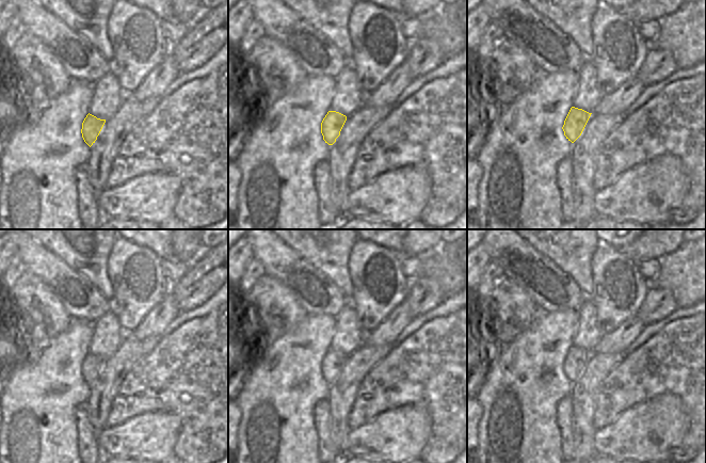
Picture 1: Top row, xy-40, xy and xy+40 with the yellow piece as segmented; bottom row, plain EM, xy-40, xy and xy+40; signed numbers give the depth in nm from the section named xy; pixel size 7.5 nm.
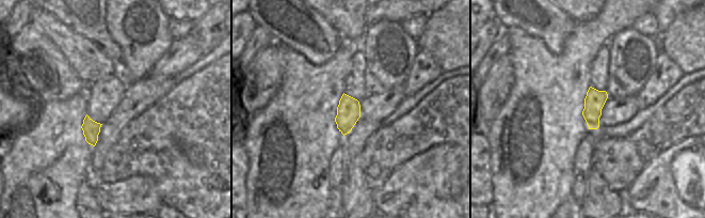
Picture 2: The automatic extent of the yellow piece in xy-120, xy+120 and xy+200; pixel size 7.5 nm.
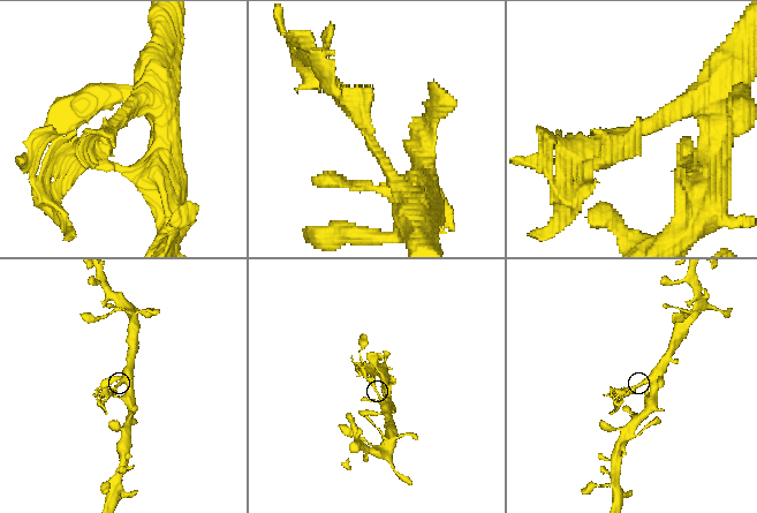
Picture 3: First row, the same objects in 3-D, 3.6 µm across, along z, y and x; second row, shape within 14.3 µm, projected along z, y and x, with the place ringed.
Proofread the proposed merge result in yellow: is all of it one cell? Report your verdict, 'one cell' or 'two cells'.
two cells

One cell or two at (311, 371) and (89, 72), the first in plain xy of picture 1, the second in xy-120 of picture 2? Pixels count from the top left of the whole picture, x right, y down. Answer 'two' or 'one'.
two

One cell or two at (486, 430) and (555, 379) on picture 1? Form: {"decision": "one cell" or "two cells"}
{"decision": "one cell"}

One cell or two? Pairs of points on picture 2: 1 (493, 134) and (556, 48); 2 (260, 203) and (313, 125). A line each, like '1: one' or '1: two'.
1: two
2: one

